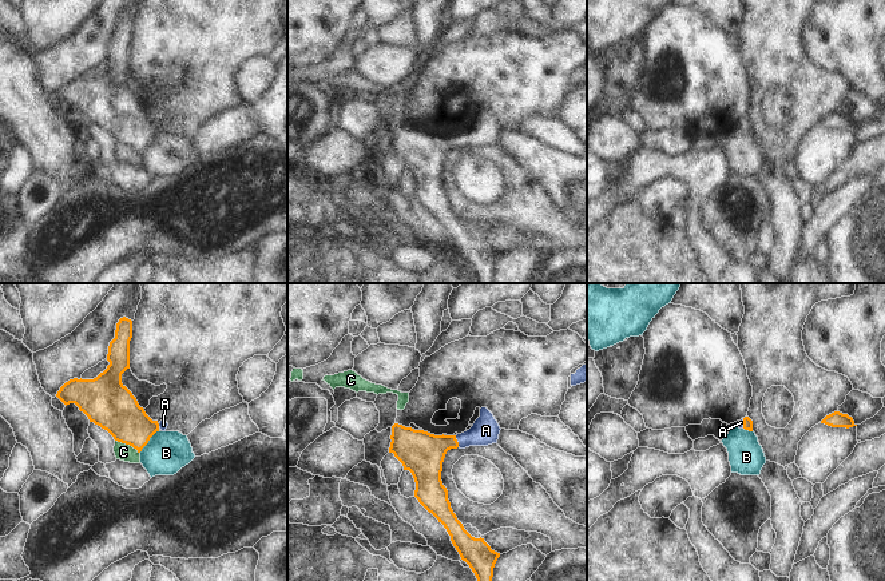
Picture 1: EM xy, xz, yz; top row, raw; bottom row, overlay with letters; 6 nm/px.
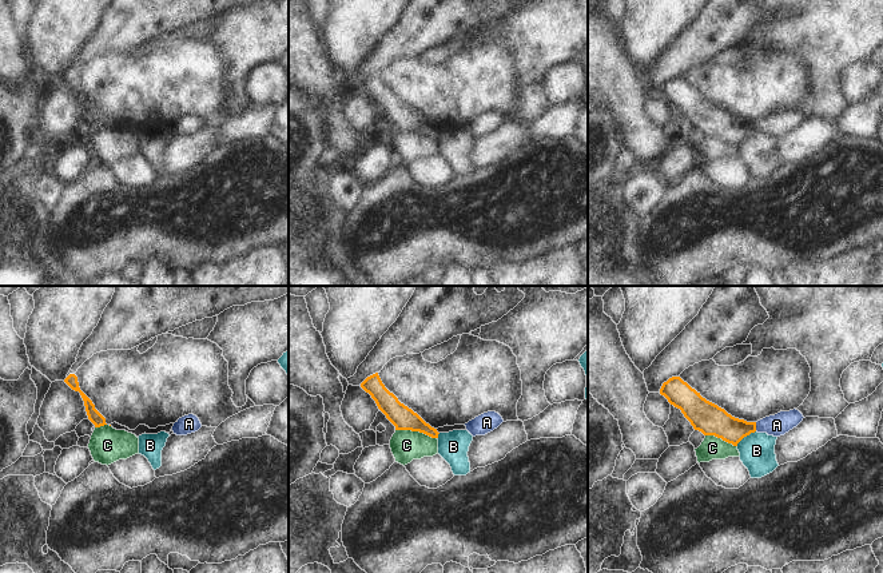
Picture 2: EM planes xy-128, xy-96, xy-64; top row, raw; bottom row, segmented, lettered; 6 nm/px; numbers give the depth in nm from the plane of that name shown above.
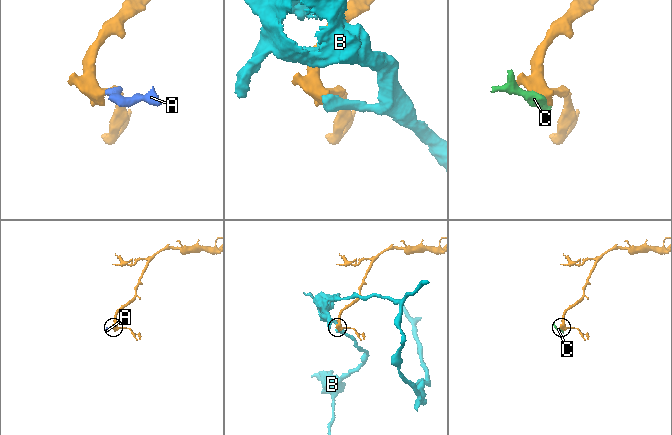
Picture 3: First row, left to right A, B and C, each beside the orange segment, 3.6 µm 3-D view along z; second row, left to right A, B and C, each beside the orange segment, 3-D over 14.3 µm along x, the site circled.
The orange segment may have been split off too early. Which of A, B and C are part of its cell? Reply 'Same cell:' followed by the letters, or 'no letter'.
Same cell: A

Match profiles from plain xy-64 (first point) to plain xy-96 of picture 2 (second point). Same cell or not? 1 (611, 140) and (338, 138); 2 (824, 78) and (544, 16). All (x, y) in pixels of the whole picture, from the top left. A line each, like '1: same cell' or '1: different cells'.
1: different cells
2: same cell

